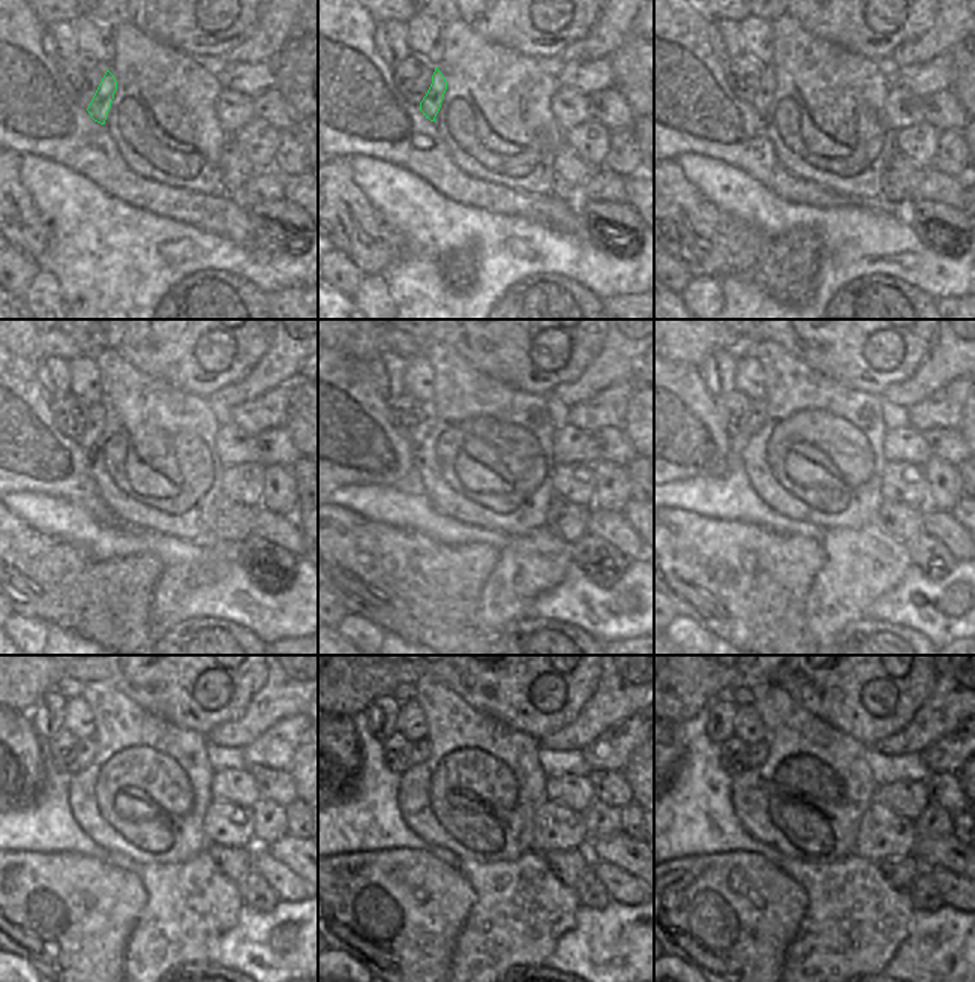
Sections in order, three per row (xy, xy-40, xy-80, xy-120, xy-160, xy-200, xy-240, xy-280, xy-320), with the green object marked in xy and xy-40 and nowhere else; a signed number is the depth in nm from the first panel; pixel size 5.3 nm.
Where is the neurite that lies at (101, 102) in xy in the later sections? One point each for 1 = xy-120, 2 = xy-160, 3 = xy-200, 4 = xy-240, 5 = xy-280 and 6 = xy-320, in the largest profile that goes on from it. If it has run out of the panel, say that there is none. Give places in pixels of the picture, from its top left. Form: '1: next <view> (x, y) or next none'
1: next xy-120 (89, 438)
2: next xy-160 (426, 422)
3: next xy-200 (756, 416)
4: next xy-240 (86, 751)
5: next xy-280 (420, 751)
6: next xy-320 (756, 754)

